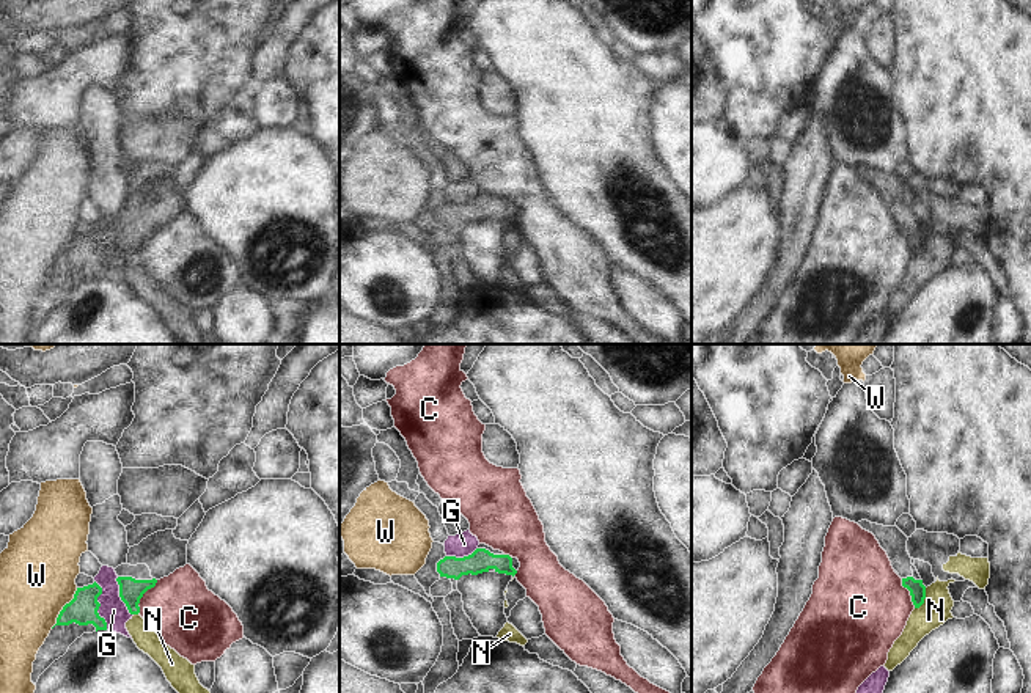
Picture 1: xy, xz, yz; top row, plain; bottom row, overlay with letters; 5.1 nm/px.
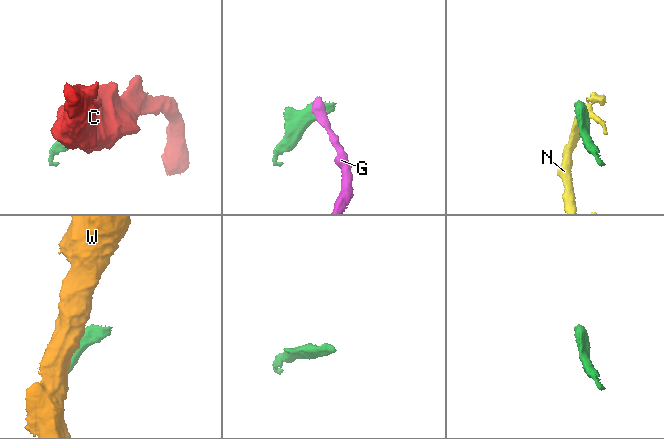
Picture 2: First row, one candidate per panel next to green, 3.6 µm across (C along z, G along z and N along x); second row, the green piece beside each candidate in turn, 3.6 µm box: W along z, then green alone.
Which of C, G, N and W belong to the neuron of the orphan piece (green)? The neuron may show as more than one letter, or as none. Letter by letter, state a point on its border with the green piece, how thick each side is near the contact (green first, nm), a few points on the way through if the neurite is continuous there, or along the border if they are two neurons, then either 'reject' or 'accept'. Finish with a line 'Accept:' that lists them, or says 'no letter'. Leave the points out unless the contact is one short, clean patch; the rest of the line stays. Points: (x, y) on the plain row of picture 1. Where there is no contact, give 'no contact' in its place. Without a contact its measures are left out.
C: xy (142, 244) | 120/360 nm | along xy (157, 228), (140, 247), (137, 261) | reject
G: xy (99, 253) | 150/140 nm | along xy (95, 228), (101, 236), (98, 261), (107, 277) | reject
N: yz (924, 245) | 80/150 nm | along yz (926, 236), (926, 245), (915, 256) | reject
W: xy (63, 256) | 150/400 nm | reject
Accept: no letter

